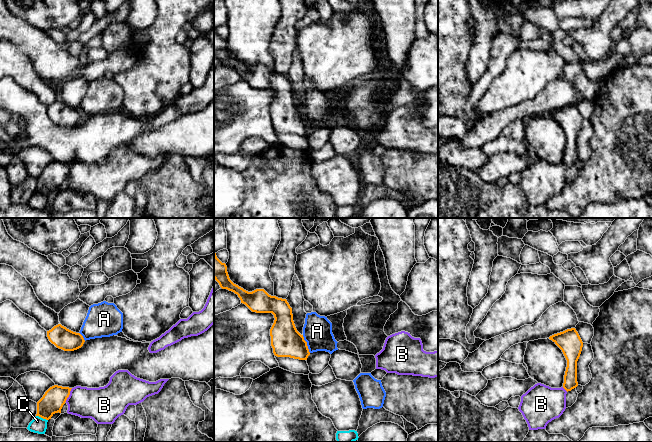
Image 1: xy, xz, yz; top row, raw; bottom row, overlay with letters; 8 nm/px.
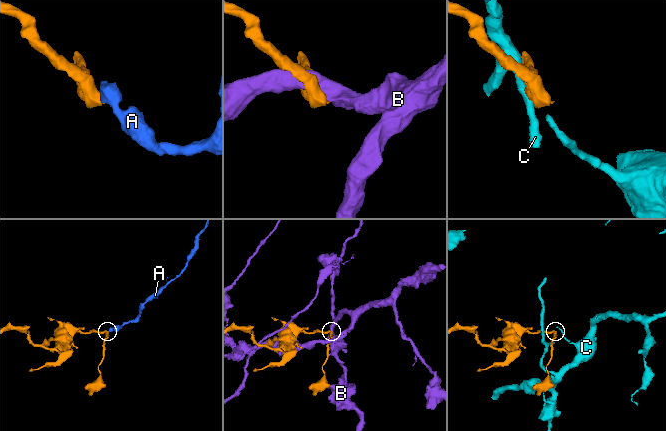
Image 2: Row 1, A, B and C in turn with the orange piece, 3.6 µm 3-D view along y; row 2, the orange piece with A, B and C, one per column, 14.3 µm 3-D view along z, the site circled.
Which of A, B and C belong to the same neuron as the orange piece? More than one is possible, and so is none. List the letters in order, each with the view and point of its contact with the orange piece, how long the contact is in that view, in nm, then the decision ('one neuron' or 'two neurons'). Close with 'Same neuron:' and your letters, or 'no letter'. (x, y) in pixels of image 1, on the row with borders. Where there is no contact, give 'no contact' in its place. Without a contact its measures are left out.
A: xz (306, 344) | 160 nm | two neurons
B: xy (69, 394) | 130 nm | two neurons
C: xy (42, 417) | 100 nm | two neurons
Same neuron: no letter

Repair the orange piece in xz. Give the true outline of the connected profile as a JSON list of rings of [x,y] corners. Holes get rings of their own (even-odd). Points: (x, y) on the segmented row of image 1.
[[[215,252],[214,279],[222,289],[237,294],[241,303],[245,304],[252,312],[274,315],[275,320],[270,329],[270,336],[275,356],[307,360],[310,355],[307,342],[295,327],[292,308],[286,299],[271,296],[264,289],[248,292],[234,284],[229,278],[226,264],[217,258]]]

